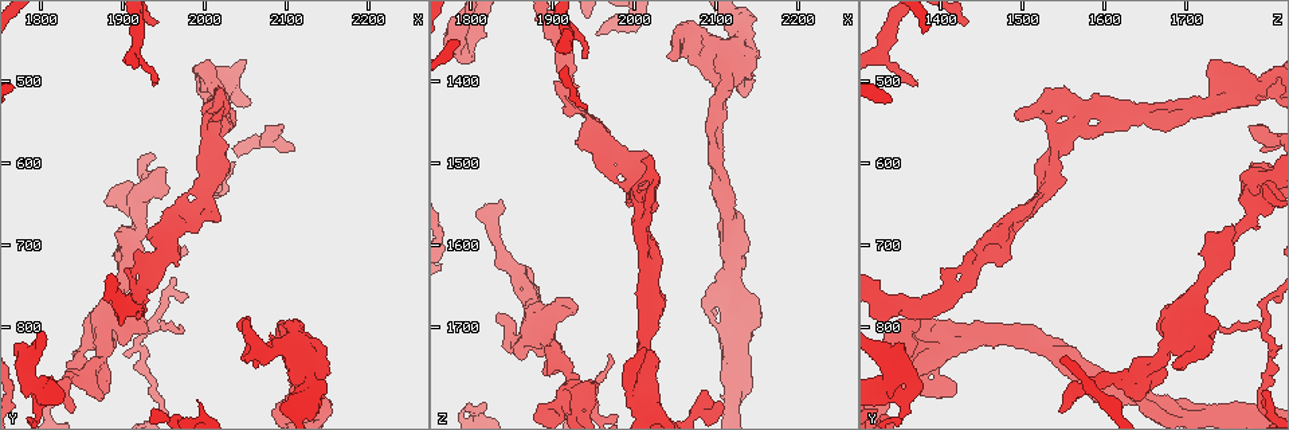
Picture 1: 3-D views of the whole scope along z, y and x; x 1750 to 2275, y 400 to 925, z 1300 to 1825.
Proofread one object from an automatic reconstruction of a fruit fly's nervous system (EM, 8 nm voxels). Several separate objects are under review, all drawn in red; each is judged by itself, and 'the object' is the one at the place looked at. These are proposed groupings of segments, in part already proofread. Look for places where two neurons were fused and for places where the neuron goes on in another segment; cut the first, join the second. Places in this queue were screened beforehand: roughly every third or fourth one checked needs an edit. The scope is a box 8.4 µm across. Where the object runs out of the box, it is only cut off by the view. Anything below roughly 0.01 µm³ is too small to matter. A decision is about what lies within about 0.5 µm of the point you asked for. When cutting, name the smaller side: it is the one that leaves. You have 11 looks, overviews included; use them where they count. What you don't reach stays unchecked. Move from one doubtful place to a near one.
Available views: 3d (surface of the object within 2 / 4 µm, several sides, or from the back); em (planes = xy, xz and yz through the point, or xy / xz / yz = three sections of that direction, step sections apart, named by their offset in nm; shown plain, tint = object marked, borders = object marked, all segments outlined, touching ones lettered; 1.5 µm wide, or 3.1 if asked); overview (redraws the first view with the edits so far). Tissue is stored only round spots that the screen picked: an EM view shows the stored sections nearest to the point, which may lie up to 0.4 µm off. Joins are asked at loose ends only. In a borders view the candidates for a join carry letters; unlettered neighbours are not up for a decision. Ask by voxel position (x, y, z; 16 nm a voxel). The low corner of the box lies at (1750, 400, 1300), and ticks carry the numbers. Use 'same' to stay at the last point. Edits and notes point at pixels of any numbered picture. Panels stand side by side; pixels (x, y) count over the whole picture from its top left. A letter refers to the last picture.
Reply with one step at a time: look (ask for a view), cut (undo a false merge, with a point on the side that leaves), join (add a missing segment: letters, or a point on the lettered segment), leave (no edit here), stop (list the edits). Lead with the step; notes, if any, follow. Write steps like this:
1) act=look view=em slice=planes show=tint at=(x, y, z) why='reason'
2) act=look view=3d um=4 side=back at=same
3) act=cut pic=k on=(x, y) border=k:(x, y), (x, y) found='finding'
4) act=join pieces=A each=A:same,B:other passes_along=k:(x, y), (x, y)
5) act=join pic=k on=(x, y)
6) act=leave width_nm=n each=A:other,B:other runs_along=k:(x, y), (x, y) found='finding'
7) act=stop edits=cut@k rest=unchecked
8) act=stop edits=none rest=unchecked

act=look view=3d um=4 at=(1800, 875, 1795) why='an open end'

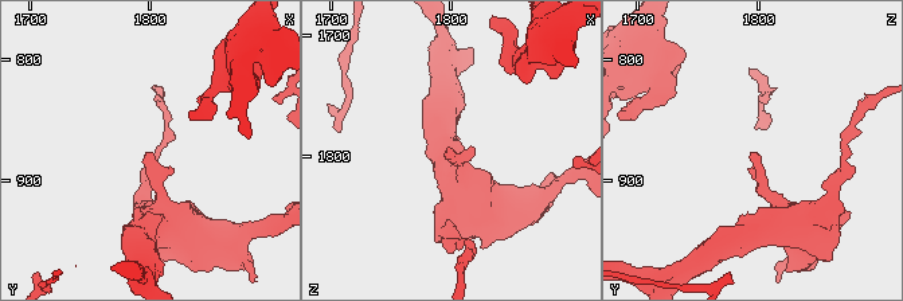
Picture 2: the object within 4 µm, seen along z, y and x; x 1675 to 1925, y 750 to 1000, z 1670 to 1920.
act=look view=em slice=planes show=plain at=(1798, 874, 1796)

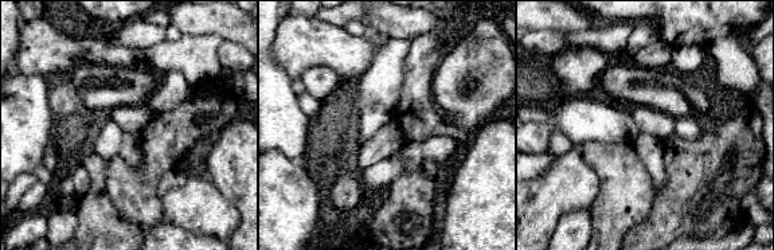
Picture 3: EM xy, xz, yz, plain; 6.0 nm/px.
act=look view=em slice=planes show=borders at=same

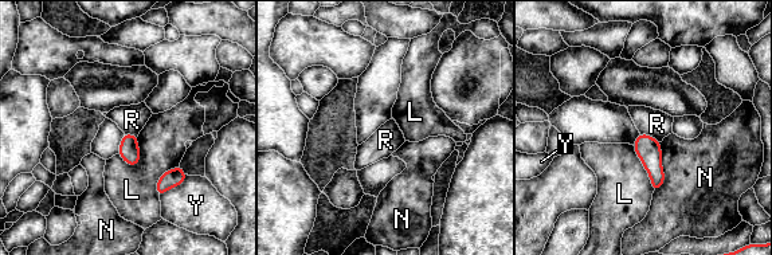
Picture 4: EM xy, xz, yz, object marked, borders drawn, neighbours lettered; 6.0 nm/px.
act=leave width_nm=120 each=L:other,N:other,R:other,Y:other border=4:(639, 132), (661, 141) found='none of them fits'

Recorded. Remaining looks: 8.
act=look view=3d um=2 at=(1920, 725, 1425)

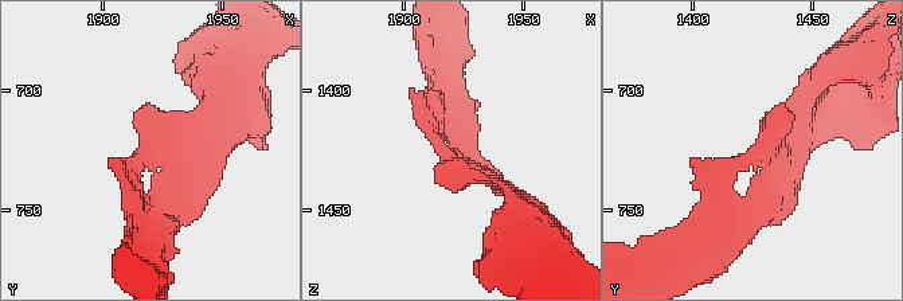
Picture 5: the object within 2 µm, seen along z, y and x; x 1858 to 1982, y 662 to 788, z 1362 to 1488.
act=look view=em slice=planes show=borders at=(1917, 723, 1424)

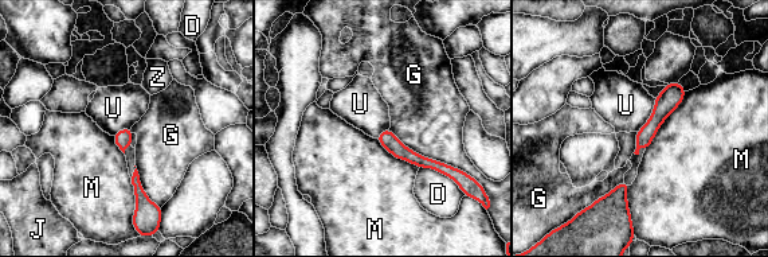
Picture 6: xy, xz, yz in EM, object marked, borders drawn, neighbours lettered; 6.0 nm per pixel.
act=leave each=D:other,G:other,J:other,M:other,U:other,Z:other border=6:(655, 98), (650, 117), (635, 131) found='none of them fits'

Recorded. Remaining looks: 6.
act=look view=em slice=planes show=borders at=(2060, 820, 1370) why='branch stops here'

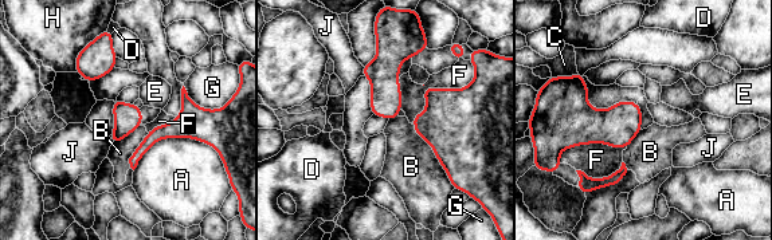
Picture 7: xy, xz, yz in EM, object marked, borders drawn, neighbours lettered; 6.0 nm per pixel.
act=leave width_nm=170 each=A:other,B:other,C:other,D:other,E:other,F:other,G:other,H:other,J:other border=7:(412, 125), (453, 184) found='no lettered segment goes on from it'

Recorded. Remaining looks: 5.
act=look view=3d um=2 at=(1805, 875, 1375) why='thick end'

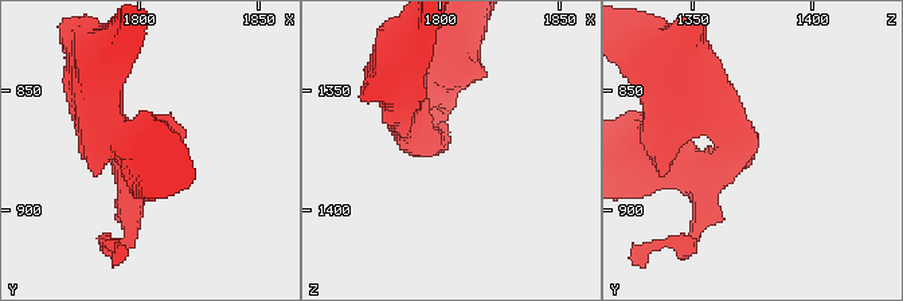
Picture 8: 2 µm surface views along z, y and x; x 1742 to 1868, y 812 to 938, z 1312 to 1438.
act=look view=em slice=planes show=tint at=(1803, 877, 1375) why='need the tissue'

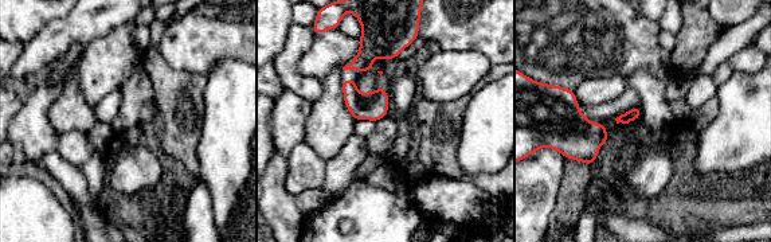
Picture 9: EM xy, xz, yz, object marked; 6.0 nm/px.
act=look view=em slice=planes show=borders at=same

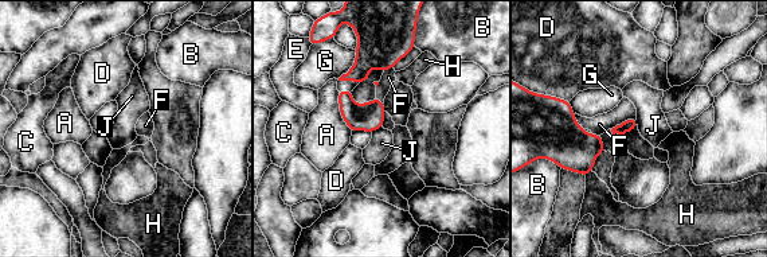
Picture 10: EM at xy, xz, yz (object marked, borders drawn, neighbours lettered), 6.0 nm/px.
act=leave longest_contact=A:280nm each=A:other,B:other,C:other,D:other,E:other,F:other,G:other,H:other,J:other found='no lettered segment goes on from it'

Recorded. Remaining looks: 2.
act=stop edits=none rest=unchecked

